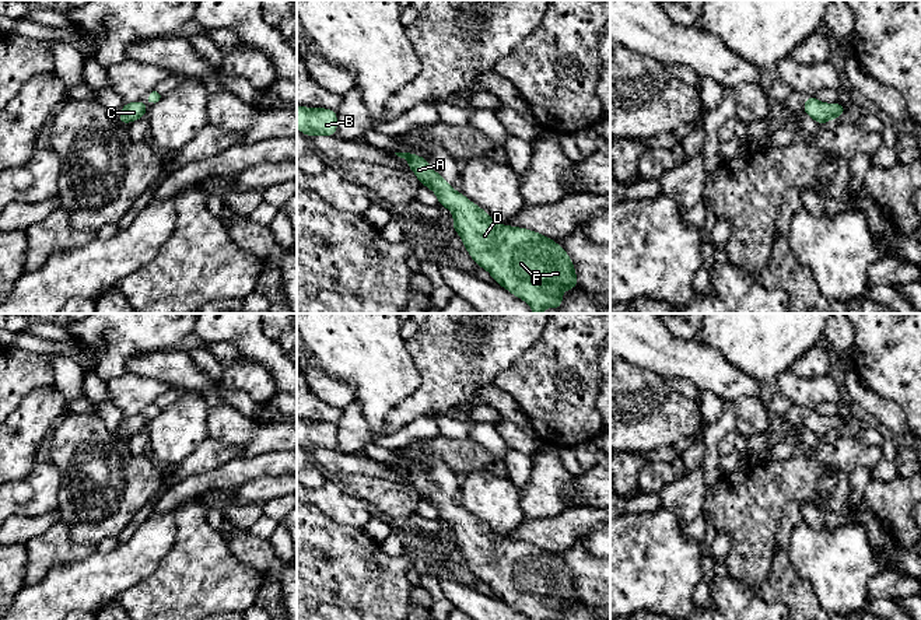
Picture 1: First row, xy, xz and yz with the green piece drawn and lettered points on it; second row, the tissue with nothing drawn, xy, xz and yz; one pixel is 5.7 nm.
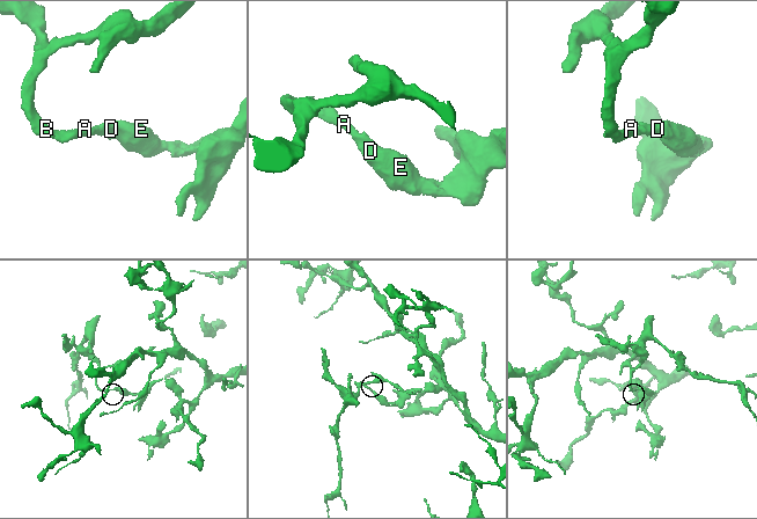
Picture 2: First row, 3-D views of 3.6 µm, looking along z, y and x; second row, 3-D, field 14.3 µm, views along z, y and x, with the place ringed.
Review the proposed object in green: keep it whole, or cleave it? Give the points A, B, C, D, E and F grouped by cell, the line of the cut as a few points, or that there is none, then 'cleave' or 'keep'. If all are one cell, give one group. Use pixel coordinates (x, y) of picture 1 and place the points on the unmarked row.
A B C D E F | no cut | keep

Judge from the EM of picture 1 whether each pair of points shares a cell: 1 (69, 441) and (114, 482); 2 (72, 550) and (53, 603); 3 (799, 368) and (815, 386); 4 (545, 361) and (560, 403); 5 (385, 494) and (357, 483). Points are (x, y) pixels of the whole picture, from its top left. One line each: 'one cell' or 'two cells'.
1: one cell
2: two cells
3: two cells
4: one cell
5: one cell

